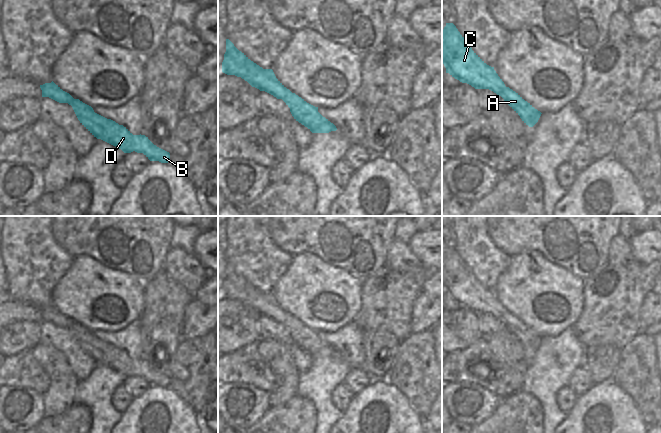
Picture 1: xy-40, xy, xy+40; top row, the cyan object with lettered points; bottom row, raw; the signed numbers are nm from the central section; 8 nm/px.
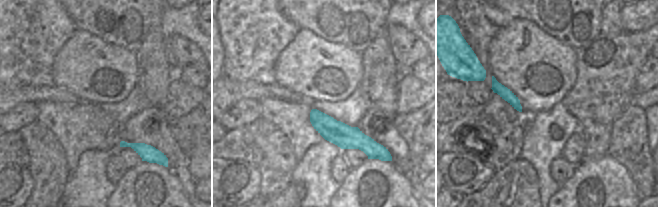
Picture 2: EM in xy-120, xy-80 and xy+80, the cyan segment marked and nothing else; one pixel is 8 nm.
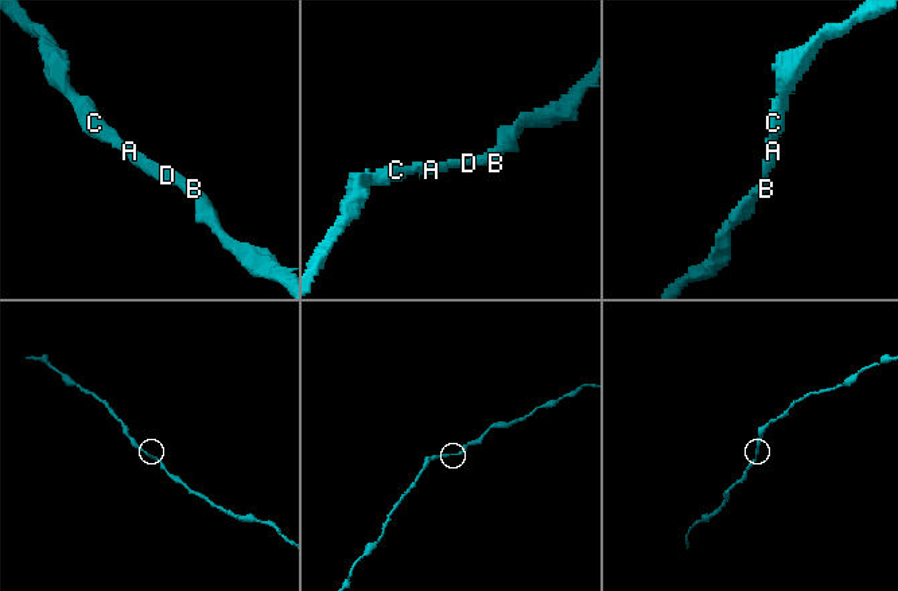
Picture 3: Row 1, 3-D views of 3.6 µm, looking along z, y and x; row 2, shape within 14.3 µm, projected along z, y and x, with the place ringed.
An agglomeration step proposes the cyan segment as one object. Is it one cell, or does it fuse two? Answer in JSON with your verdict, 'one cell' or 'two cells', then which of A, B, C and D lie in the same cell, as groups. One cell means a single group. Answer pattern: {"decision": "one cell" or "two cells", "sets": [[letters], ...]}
{"decision": "one cell", "sets": [["A", "B", "C", "D"]]}

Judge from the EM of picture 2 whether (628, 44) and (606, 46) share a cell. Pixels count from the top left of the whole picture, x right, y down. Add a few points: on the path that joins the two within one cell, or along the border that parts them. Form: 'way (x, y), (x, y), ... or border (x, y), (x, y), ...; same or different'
way (623, 44), (611, 45); same

